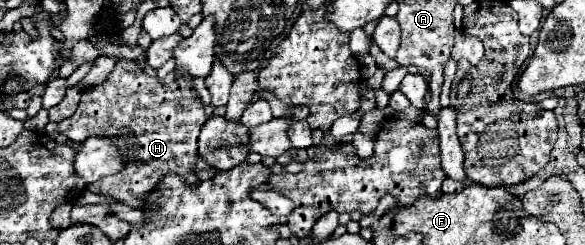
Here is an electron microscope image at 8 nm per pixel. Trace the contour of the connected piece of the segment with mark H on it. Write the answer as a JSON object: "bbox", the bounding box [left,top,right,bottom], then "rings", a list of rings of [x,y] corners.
{"bbox":[58,58,208,208],"rings":[[[118,58],[116,68],[108,76],[106,82],[98,86],[88,86],[82,90],[82,100],[76,108],[76,112],[70,118],[64,118],[58,122],[58,134],[64,134],[72,142],[82,143],[91,136],[108,136],[116,148],[122,148],[122,160],[124,160],[124,170],[118,172],[116,176],[102,178],[100,182],[88,184],[86,190],[90,192],[100,192],[100,194],[112,194],[114,198],[120,198],[124,204],[132,208],[140,208],[140,198],[152,190],[160,178],[166,172],[176,172],[182,178],[188,180],[198,180],[194,174],[194,160],[196,160],[196,150],[198,150],[198,134],[202,124],[208,120],[204,114],[202,102],[198,94],[192,88],[192,78],[190,76],[176,76],[176,72],[170,72],[166,78],[150,78],[138,64],[138,60],[126,60]]]}

